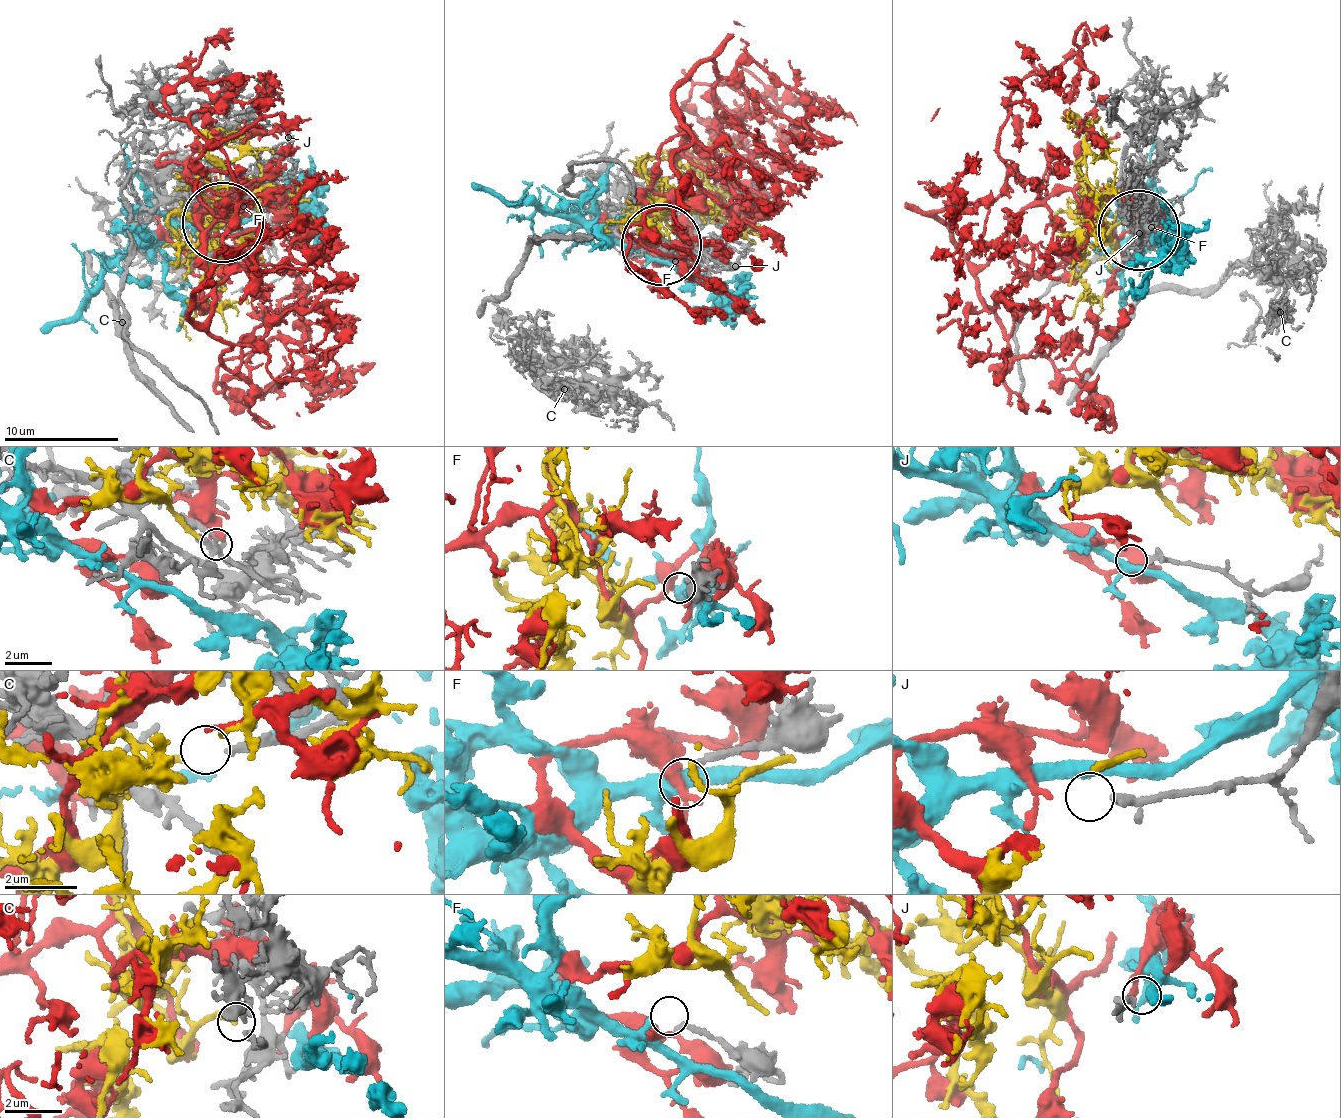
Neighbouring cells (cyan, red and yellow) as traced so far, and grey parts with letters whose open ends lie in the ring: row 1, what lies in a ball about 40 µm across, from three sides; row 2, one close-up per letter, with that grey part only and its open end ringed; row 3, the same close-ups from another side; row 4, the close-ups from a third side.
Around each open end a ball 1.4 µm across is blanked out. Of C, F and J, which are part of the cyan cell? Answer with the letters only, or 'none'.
none

